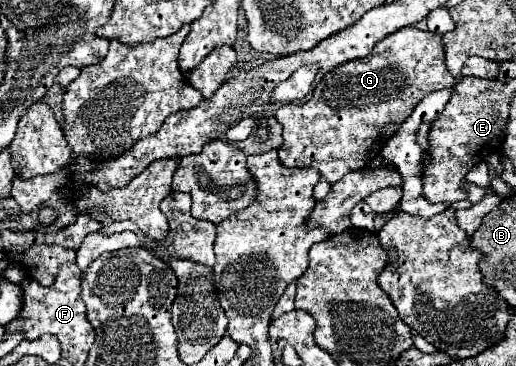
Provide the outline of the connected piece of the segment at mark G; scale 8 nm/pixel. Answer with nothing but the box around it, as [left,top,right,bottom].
[275,27,455,183]

